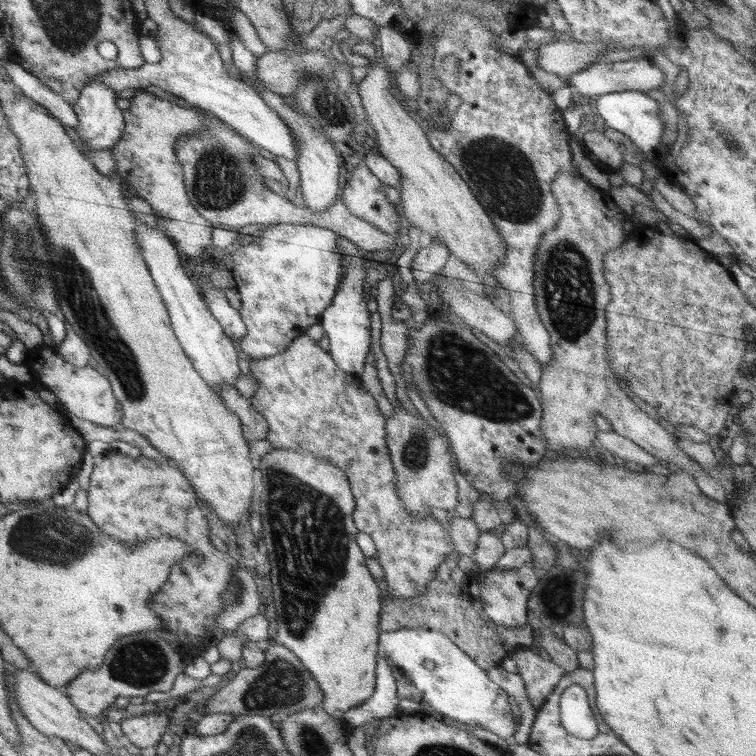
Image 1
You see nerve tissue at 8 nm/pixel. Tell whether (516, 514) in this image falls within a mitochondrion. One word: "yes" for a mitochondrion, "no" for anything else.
no

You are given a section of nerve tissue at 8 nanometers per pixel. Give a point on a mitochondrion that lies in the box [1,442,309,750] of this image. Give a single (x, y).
(54, 540)

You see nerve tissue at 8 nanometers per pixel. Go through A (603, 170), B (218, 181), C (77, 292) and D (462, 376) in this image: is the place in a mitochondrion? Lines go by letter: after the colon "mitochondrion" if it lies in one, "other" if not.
A: other
B: mitochondrion
C: mitochondrion
D: mitochondrion

